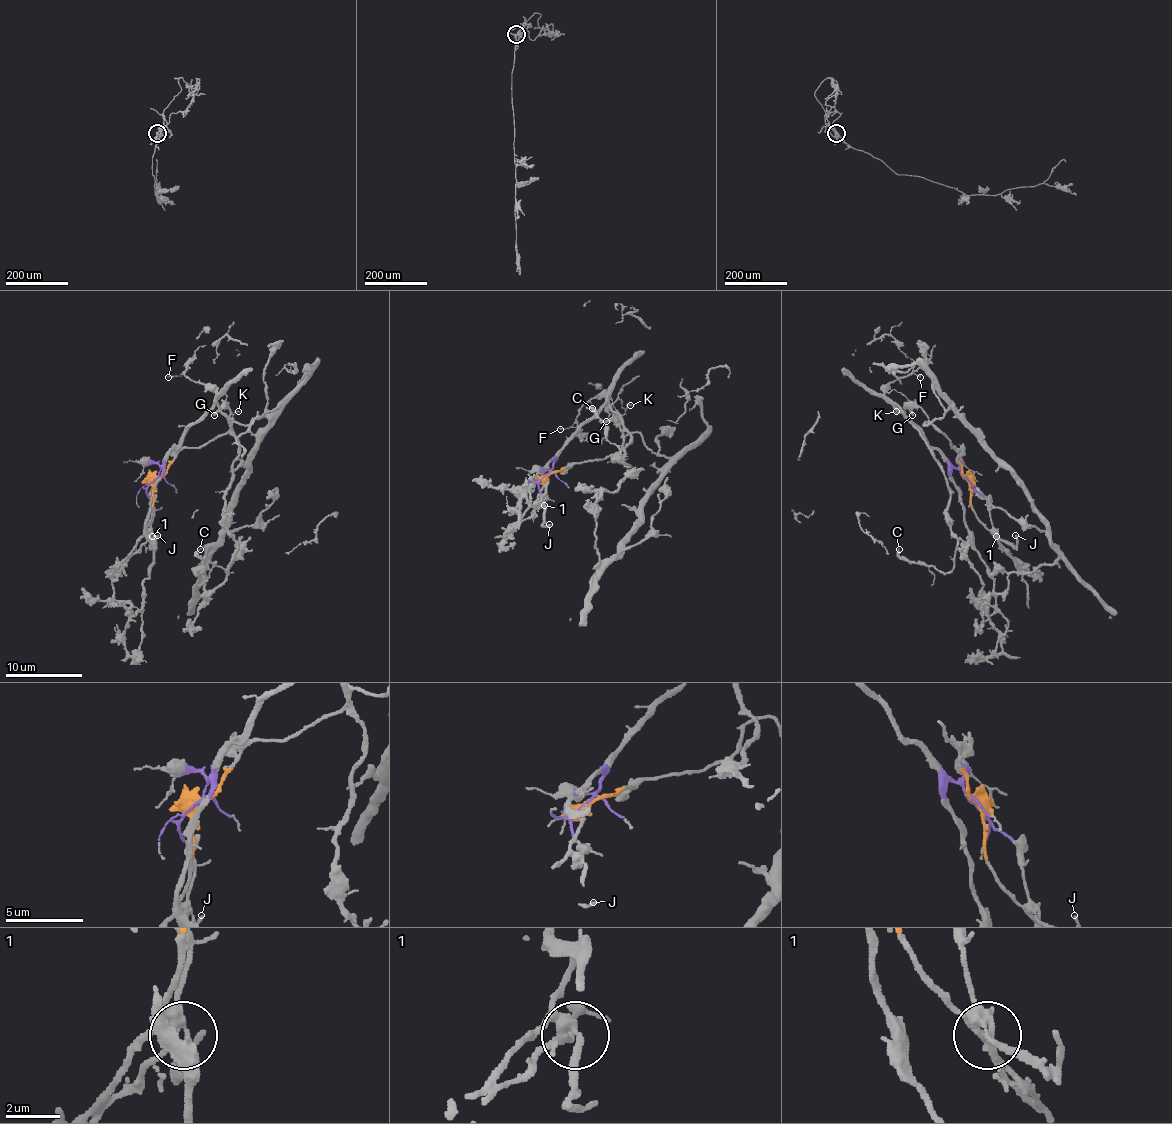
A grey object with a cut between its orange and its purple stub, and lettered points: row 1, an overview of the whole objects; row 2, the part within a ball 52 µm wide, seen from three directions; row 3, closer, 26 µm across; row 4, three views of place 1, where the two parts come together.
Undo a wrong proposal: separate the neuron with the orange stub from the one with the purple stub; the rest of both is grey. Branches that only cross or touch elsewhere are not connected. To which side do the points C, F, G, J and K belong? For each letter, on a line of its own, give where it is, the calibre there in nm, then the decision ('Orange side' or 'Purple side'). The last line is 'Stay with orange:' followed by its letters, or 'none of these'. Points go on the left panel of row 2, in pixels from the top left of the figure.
C: Place: (200, 549). Thickness 240 nm. Purple side
F: Place: (168, 377). Thickness 100 nm. Purple side
G: Place: (214, 415). Thickness 240 nm. Orange side
J: Place: (157, 535). Thickness 180 nm. Orange side
K: Place: (238, 411). Thickness 110 nm. Purple side
Stay with orange: G, J

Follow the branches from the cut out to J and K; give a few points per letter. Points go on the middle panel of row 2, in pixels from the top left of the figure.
J: (546, 476), (538, 497), (544, 506), (542, 524), (550, 524)
K: (546, 476), (554, 456), (606, 404), (621, 414), (631, 404)

